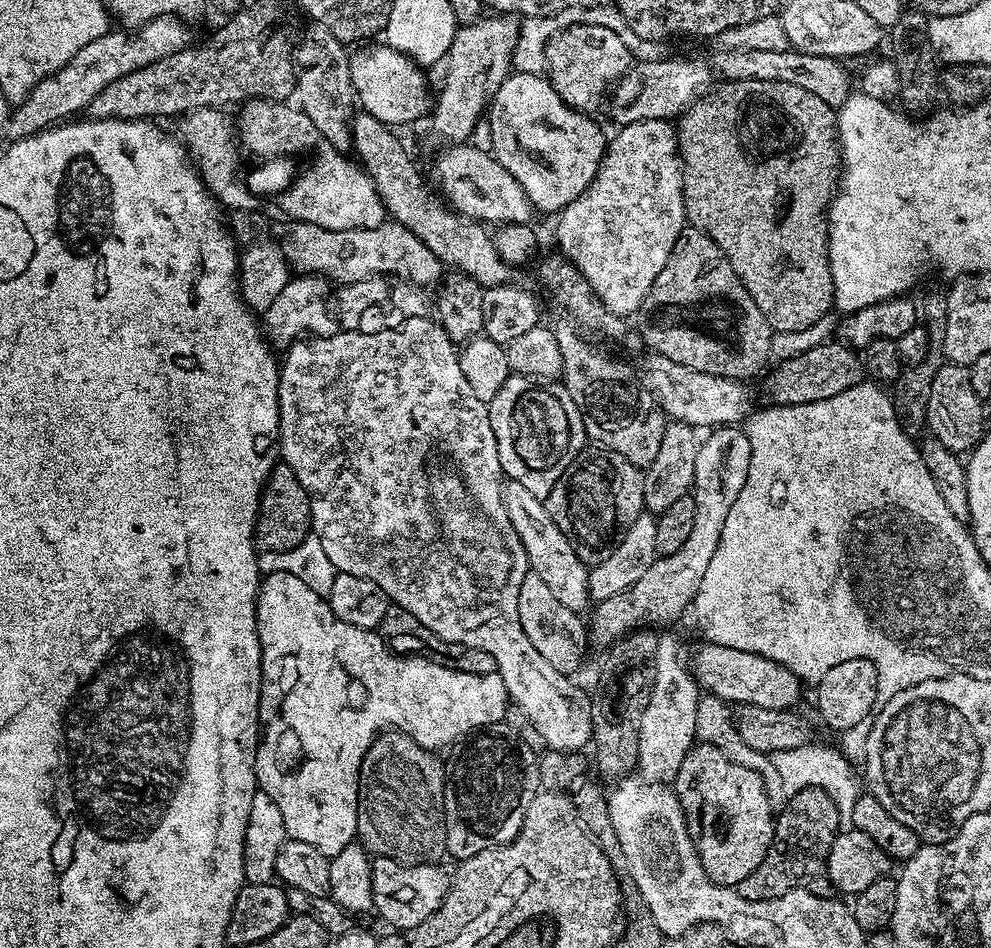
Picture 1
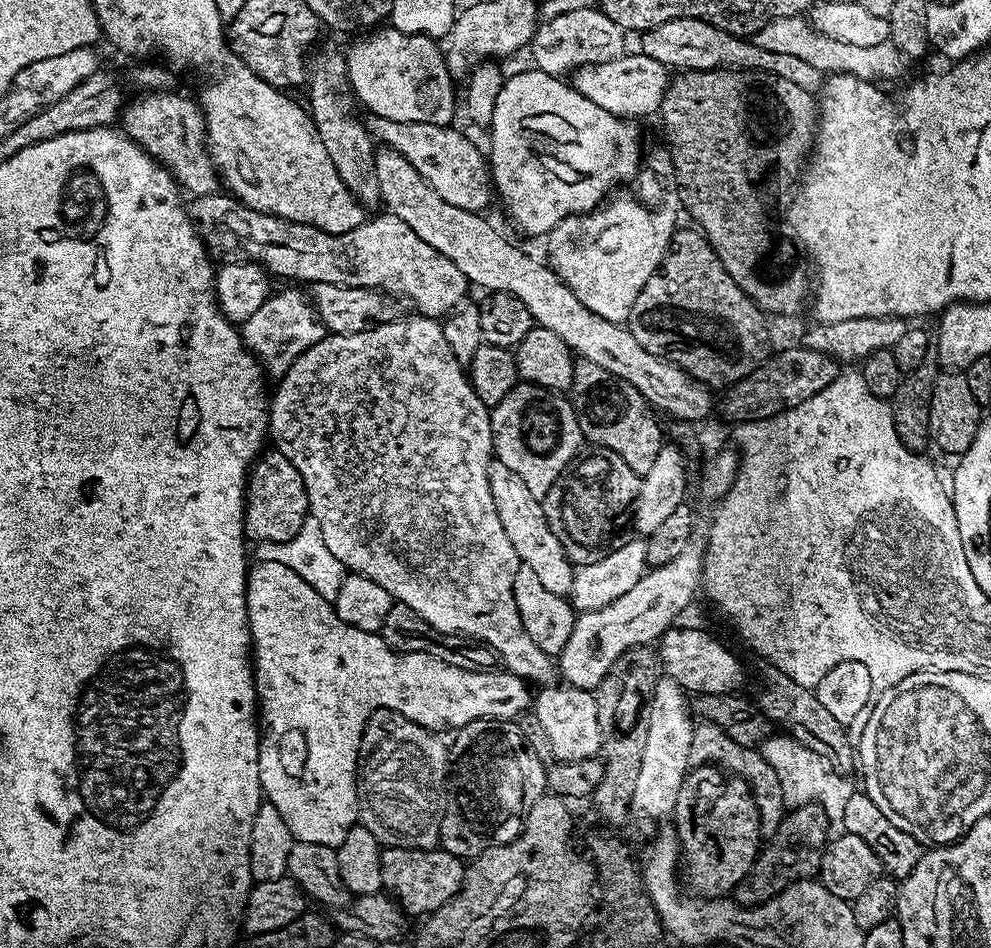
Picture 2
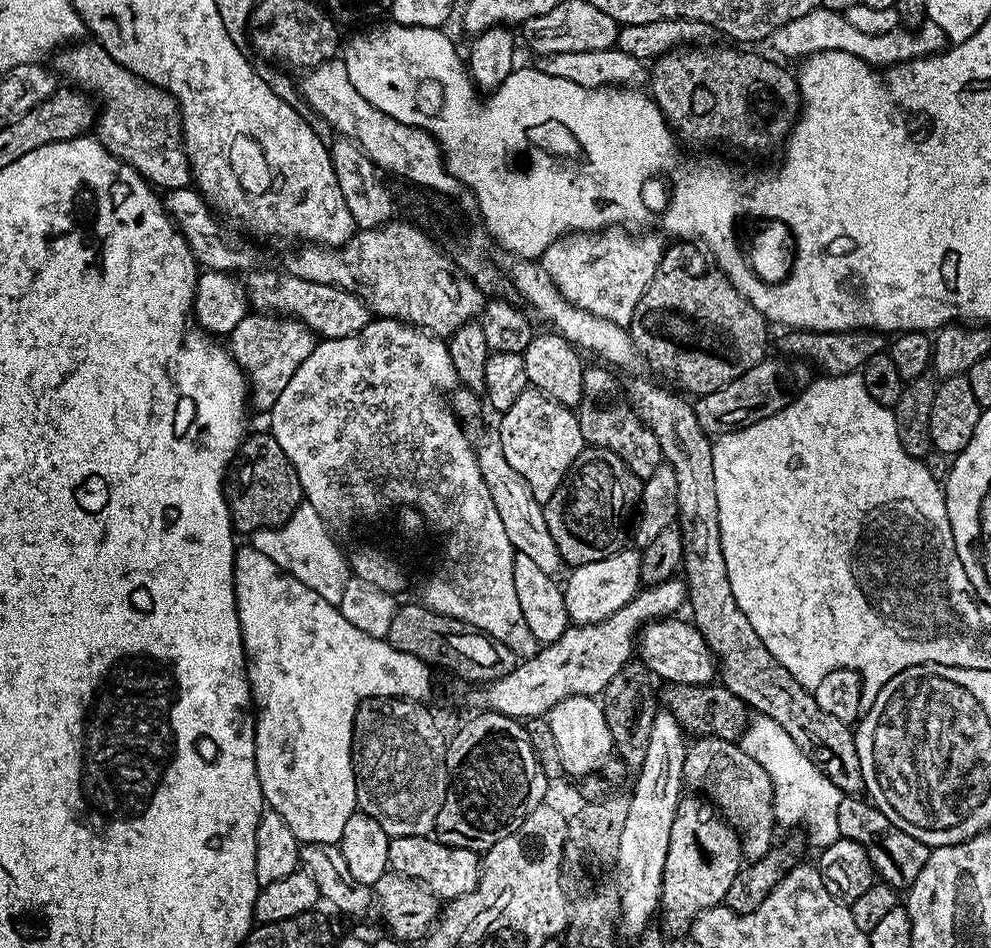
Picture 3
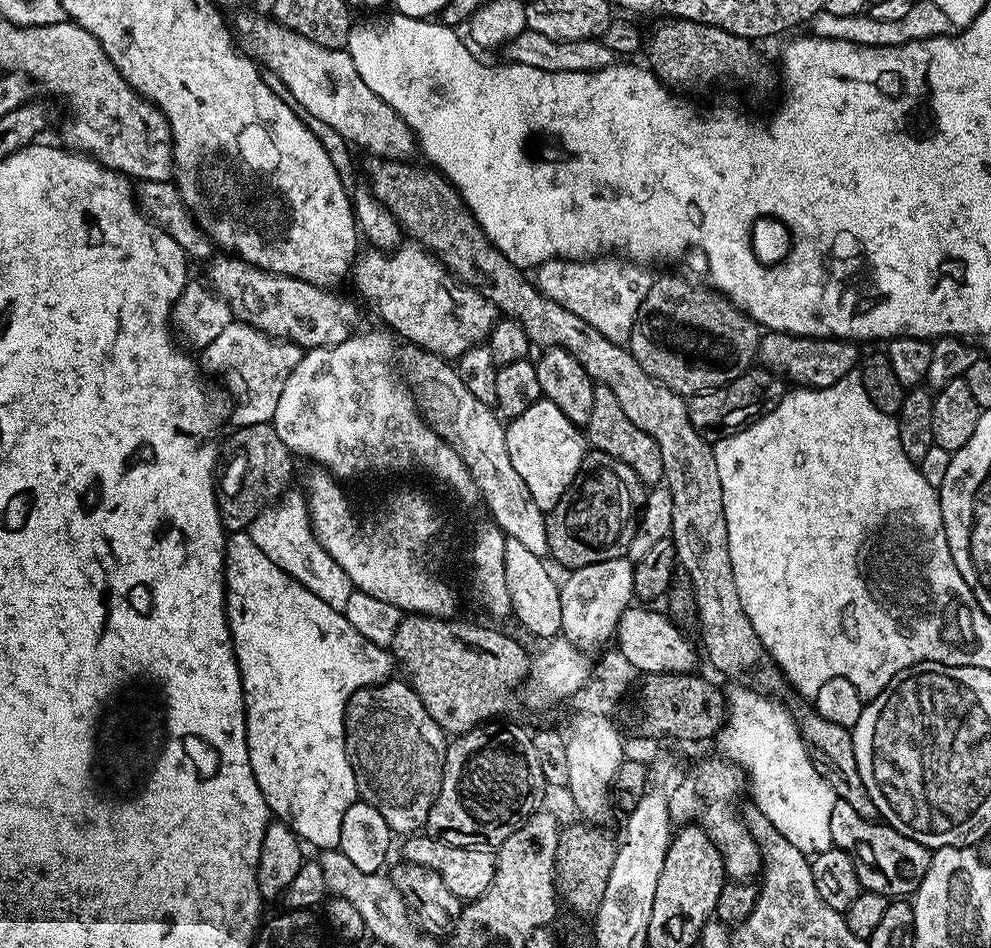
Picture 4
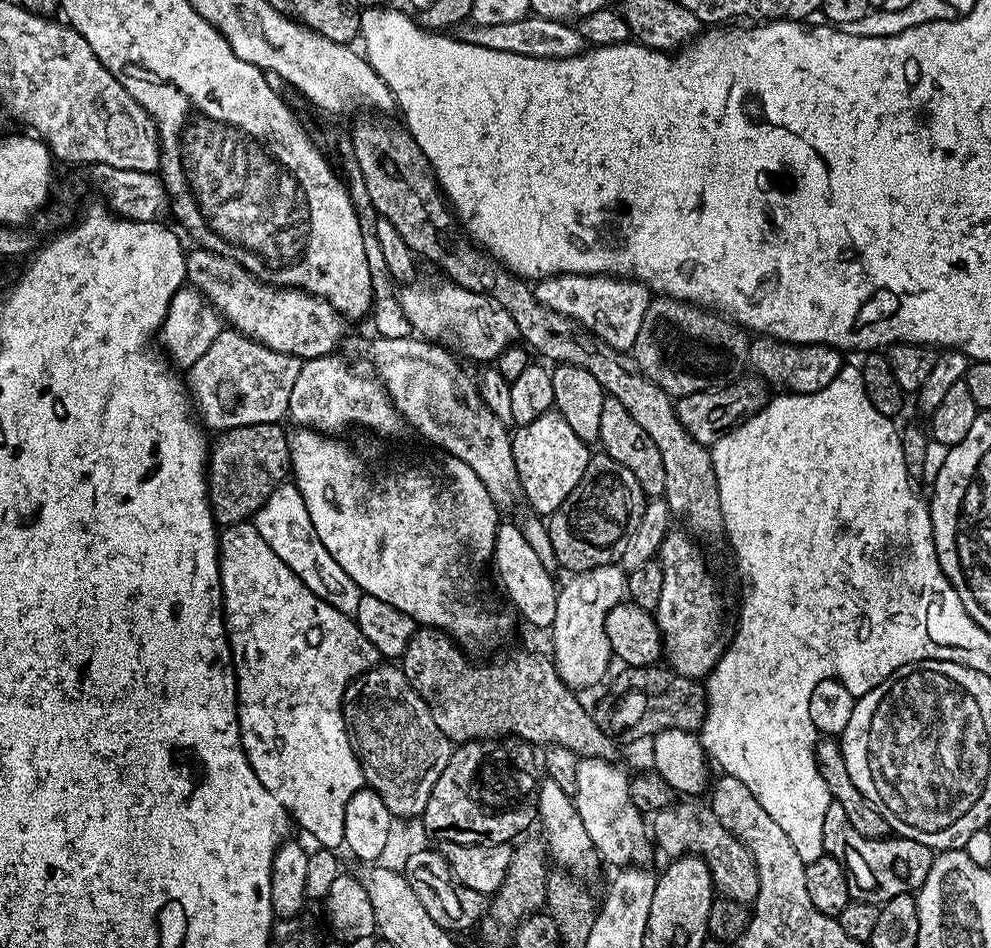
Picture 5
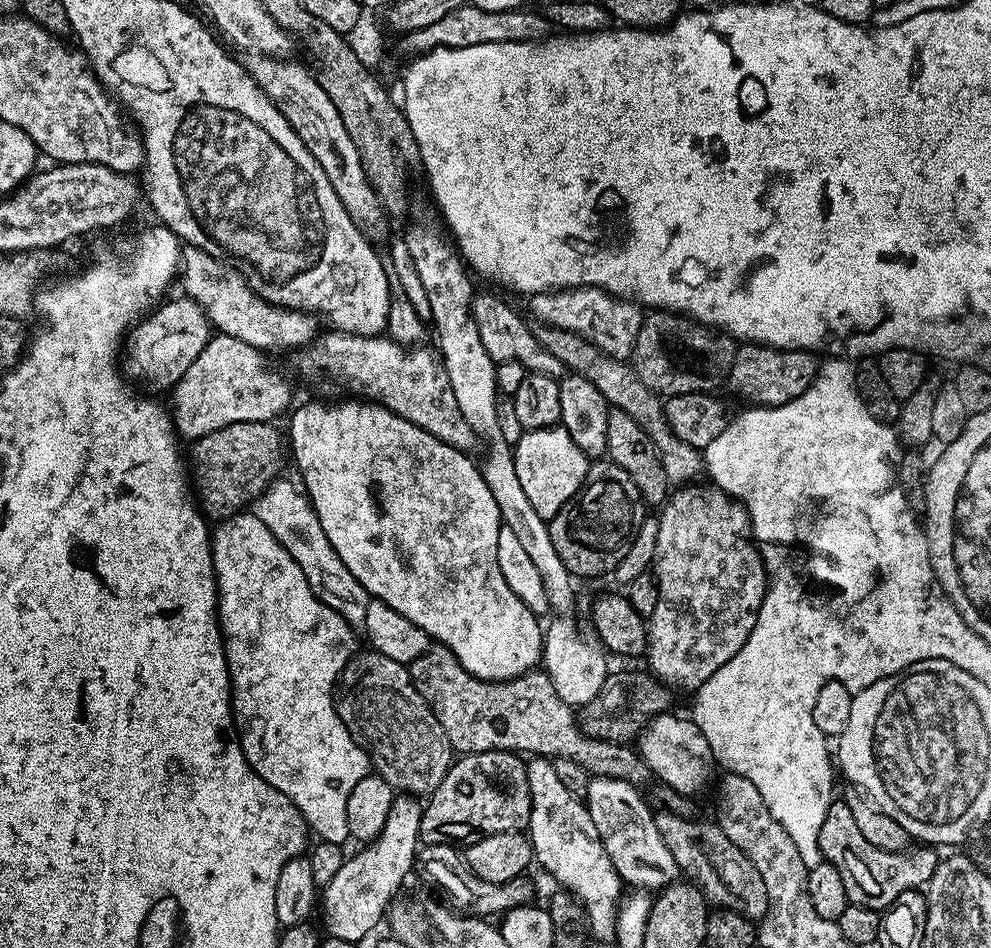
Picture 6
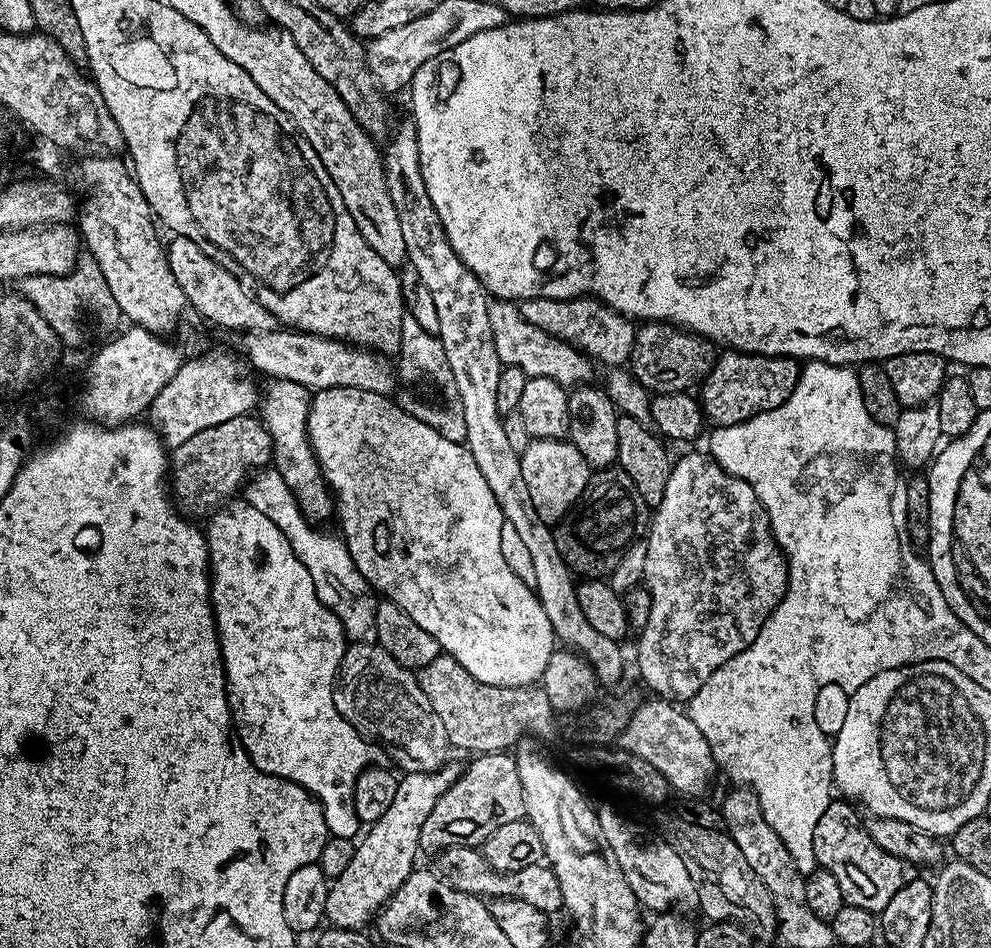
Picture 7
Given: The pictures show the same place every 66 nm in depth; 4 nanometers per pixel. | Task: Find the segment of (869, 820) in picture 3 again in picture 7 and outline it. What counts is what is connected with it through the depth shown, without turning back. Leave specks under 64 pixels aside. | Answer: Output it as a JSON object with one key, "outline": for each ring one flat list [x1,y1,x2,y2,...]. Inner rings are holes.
{"outline":[[836,798,826,806,825,813,818,820,814,829,813,848,816,863,825,868,834,878,838,878,838,886,842,886,845,904,862,906,862,910,870,910,877,914,884,911,886,902,902,890,908,881,917,879,918,868,902,858,894,858,894,854,886,854,874,838,870,838,867,827,856,817,853,805,847,799]]}

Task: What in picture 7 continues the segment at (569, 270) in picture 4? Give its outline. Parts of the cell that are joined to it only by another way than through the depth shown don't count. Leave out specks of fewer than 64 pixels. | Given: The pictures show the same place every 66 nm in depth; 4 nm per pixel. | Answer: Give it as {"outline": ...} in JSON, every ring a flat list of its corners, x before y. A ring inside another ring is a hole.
{"outline":[[530,298,529,300,519,301,518,307,522,318,550,334,554,338,564,340,585,356,593,361,608,364,607,366,624,366,631,361,632,351,634,350,634,338,636,337,637,325,626,316,621,316,612,308,607,308,600,300,591,298,577,298,574,300,551,300,550,298]]}

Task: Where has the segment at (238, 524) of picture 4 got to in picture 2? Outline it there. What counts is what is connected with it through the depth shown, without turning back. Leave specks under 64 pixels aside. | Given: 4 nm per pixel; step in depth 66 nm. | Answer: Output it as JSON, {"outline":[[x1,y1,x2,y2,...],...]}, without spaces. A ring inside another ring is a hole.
{"outline":[[268,451,256,457,248,473,244,489,244,535,252,542,277,544,294,538,310,513,302,474,298,474,286,454]]}

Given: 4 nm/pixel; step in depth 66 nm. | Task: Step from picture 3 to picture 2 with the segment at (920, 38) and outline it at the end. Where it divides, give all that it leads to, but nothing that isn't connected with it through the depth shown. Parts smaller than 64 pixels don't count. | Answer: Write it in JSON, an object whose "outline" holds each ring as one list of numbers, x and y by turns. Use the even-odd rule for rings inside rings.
{"outline":[[783,16,771,20,767,26,756,32,752,41,764,50,773,51,776,54,796,55,821,73,849,73,873,82,885,82,884,80,892,80,904,75,910,63,906,52,892,41,868,47,842,42,816,31,802,16]]}

